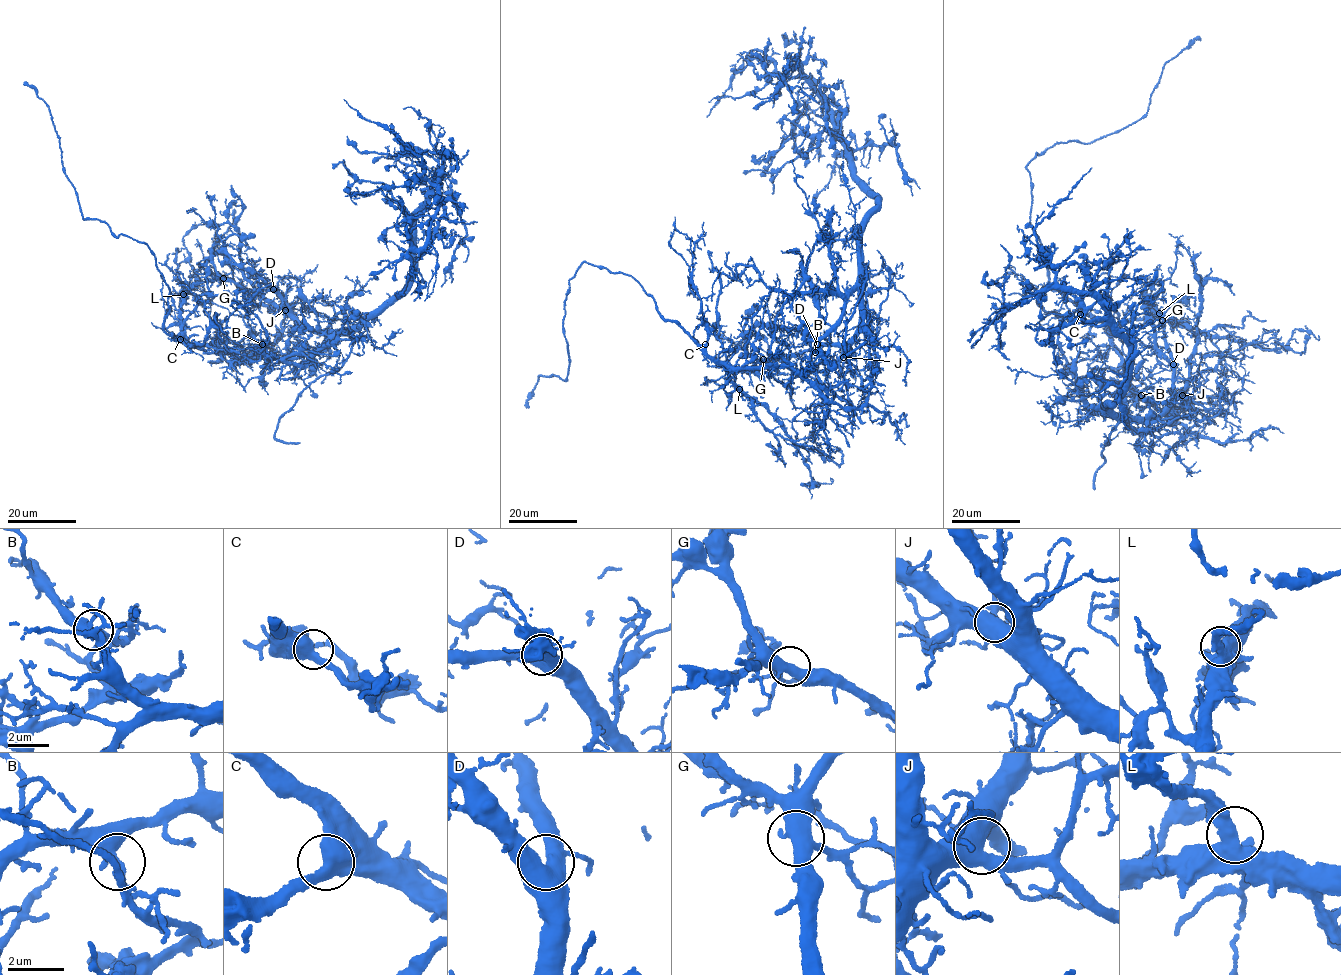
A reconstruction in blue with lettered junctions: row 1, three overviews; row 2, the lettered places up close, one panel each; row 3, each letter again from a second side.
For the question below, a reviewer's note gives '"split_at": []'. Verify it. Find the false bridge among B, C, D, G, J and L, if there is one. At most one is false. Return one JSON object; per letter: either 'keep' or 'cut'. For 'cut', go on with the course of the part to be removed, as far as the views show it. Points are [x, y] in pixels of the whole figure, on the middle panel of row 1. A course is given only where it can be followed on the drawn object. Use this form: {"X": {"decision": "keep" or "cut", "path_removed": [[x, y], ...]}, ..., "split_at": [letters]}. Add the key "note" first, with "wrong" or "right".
{"note": "wrong", "B": {"decision": "cut", "path_removed": [[815, 352], [800, 371], [726, 366], [630, 275], [584, 262], [567, 378], [539, 377], [527, 408]]}, "C": {"decision": "keep"}, "D": {"decision": "keep"}, "G": {"decision": "keep"}, "J": {"decision": "keep"}, "L": {"decision": "keep"}, "split_at": ["B"]}

